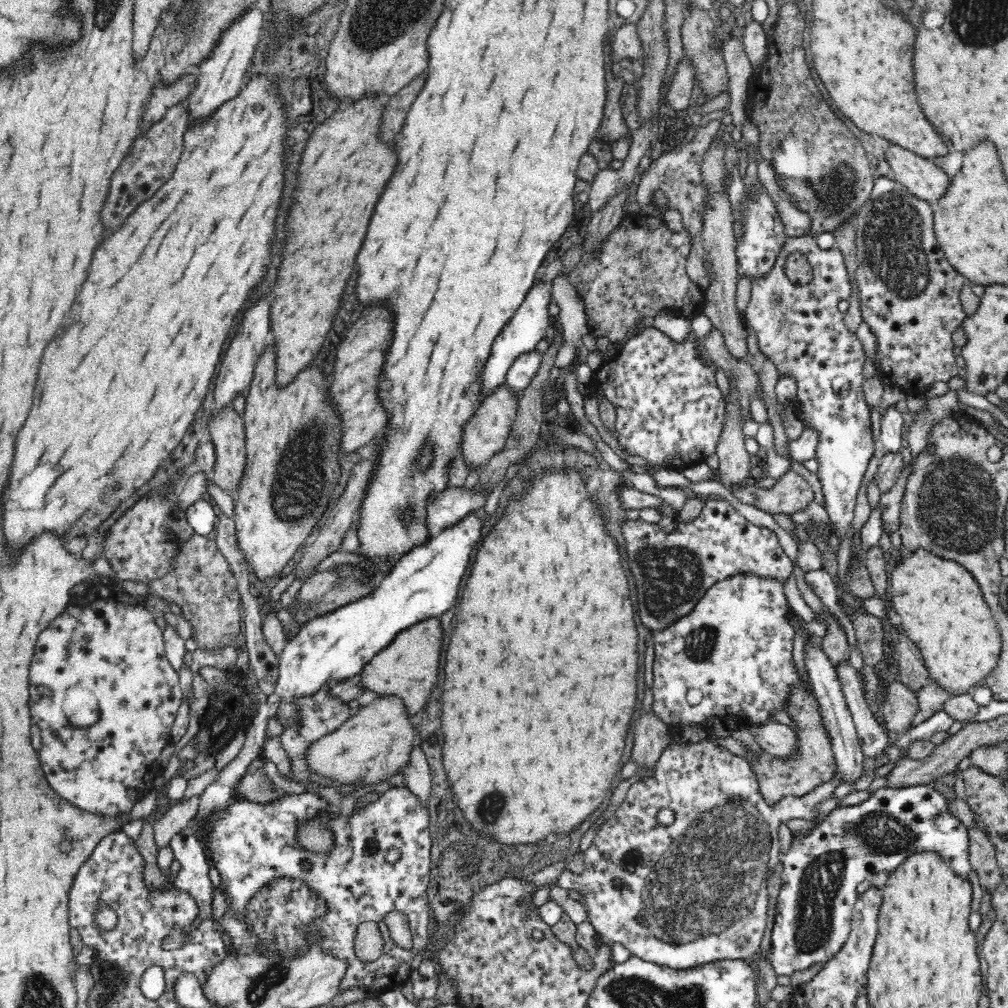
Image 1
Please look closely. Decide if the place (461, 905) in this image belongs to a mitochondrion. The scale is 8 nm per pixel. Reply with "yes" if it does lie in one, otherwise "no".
no

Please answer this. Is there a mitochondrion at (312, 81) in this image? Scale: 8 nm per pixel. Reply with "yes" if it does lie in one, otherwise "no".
no

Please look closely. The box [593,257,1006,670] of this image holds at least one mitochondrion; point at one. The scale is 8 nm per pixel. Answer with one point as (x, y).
(957, 501)

